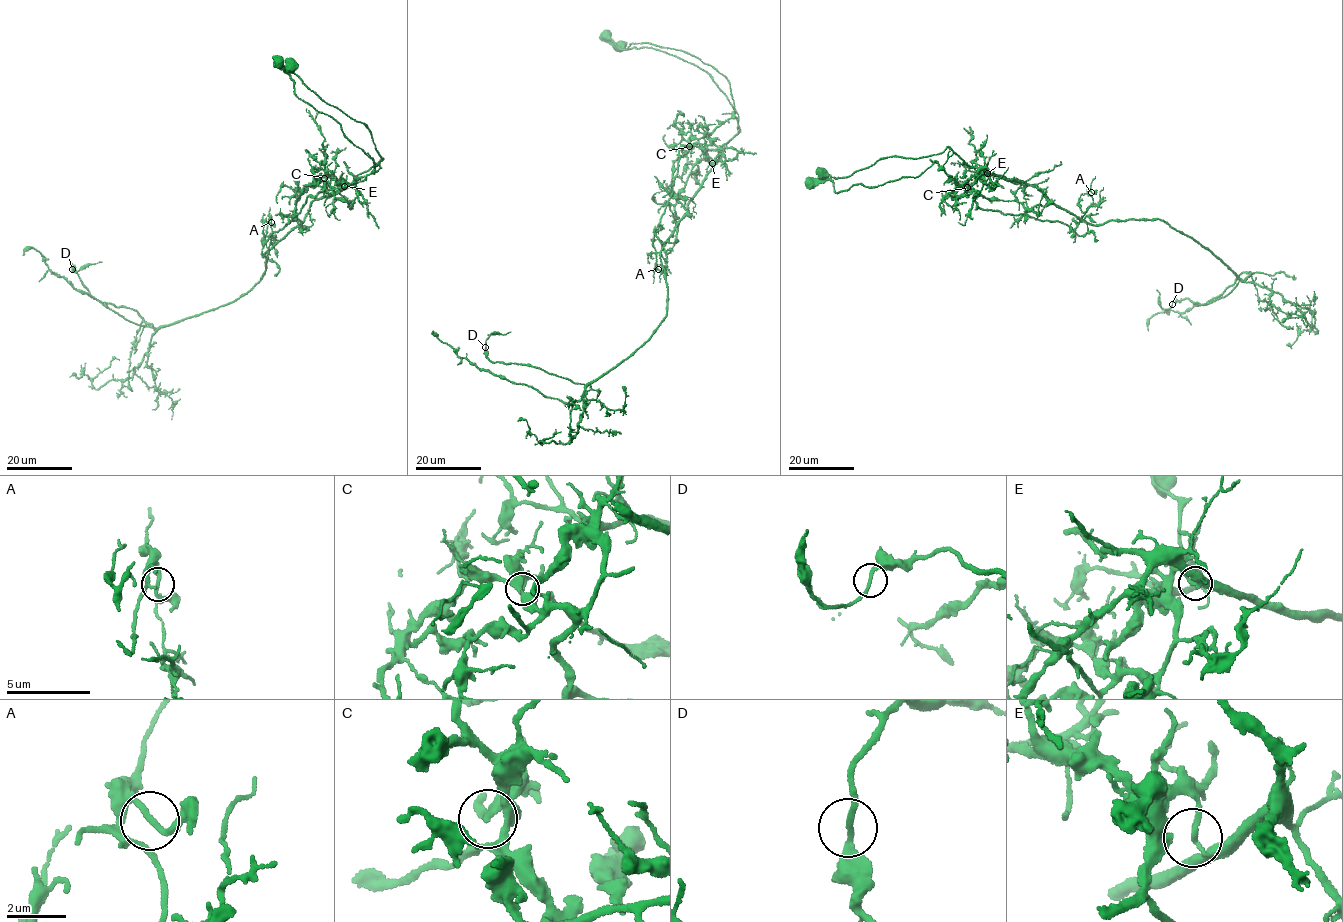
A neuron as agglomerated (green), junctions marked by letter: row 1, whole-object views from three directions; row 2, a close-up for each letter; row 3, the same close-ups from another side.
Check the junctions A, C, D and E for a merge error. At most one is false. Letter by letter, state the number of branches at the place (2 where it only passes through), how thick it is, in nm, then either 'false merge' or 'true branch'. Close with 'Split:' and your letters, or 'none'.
A: branches 2; calibre 200 nm; true branch
C: branches 2; calibre 240 nm; true branch
D: branches 2; calibre 180 nm; true branch
E: branches 2; calibre 160 nm; false merge
Split: E

